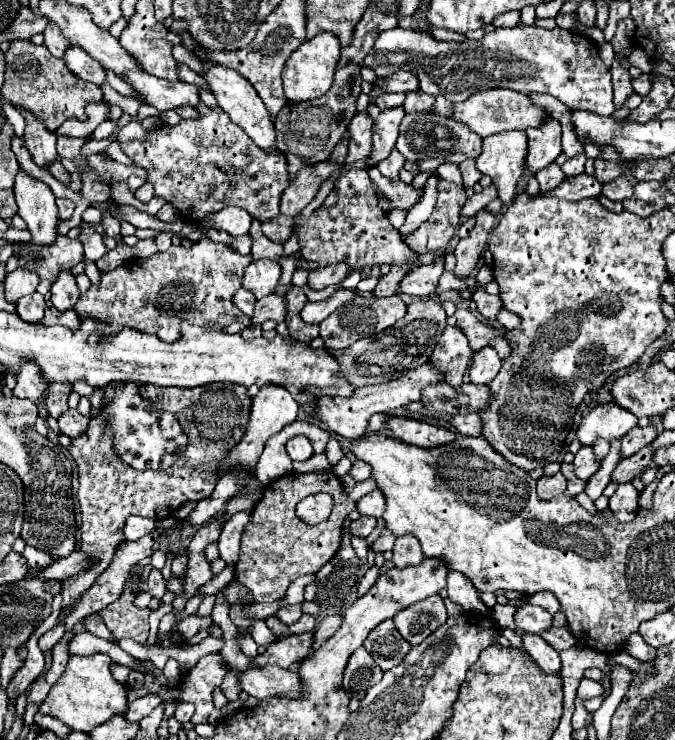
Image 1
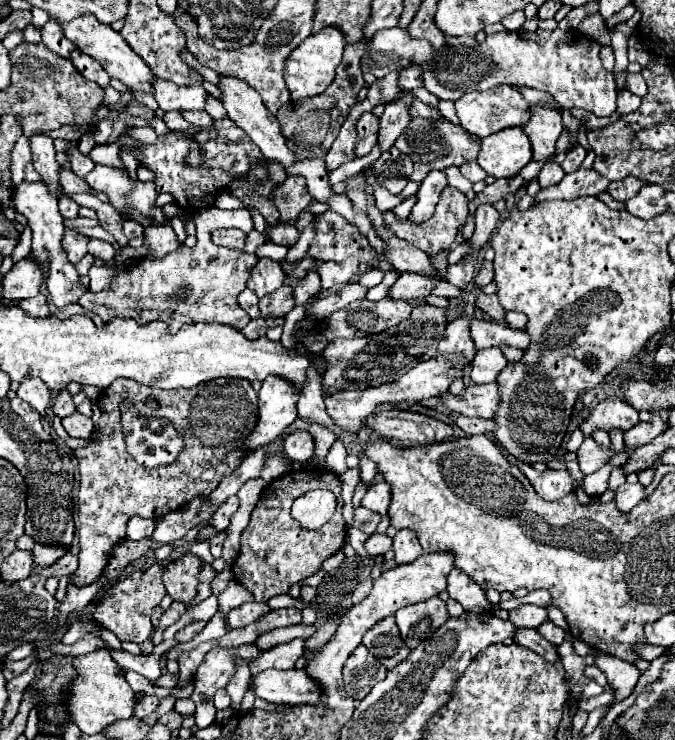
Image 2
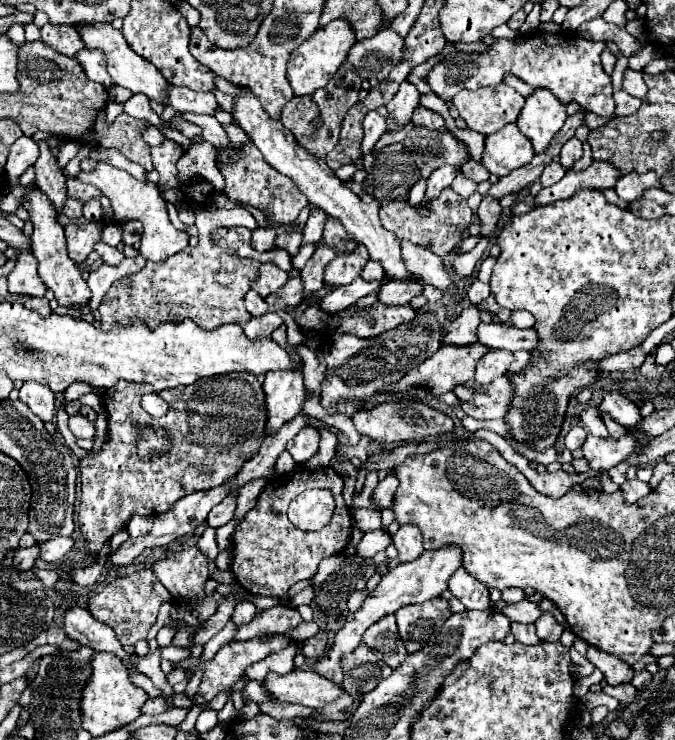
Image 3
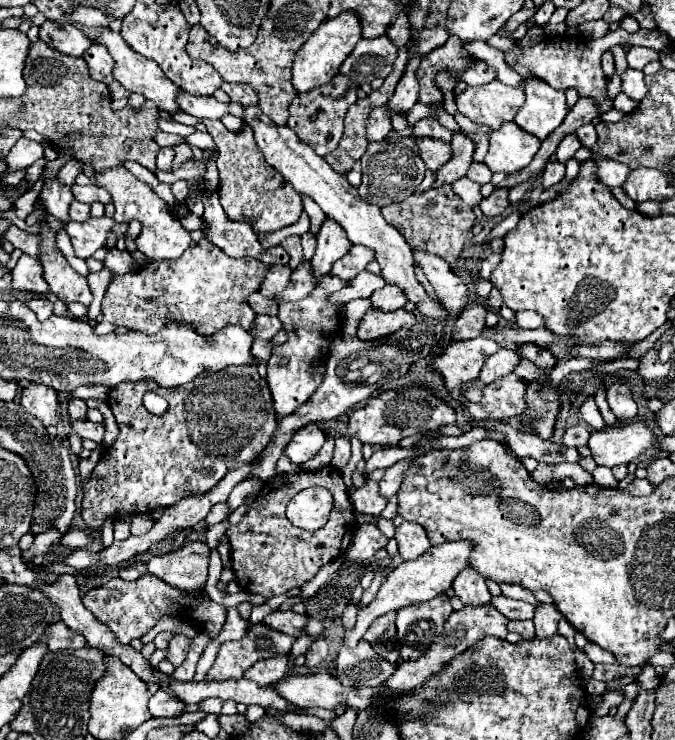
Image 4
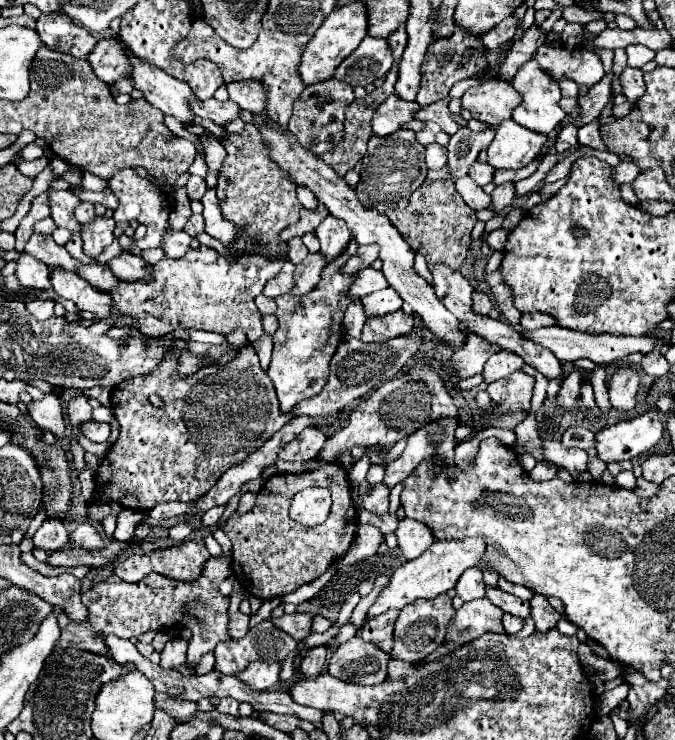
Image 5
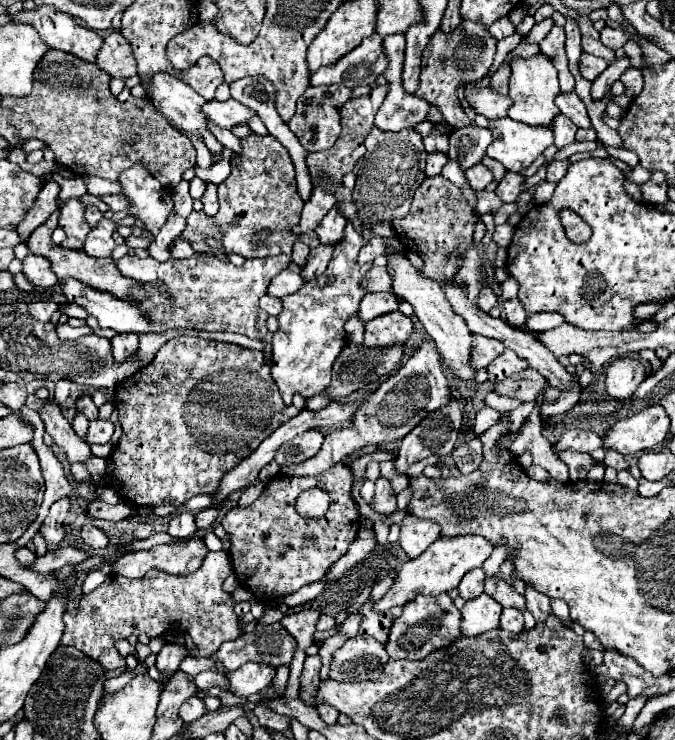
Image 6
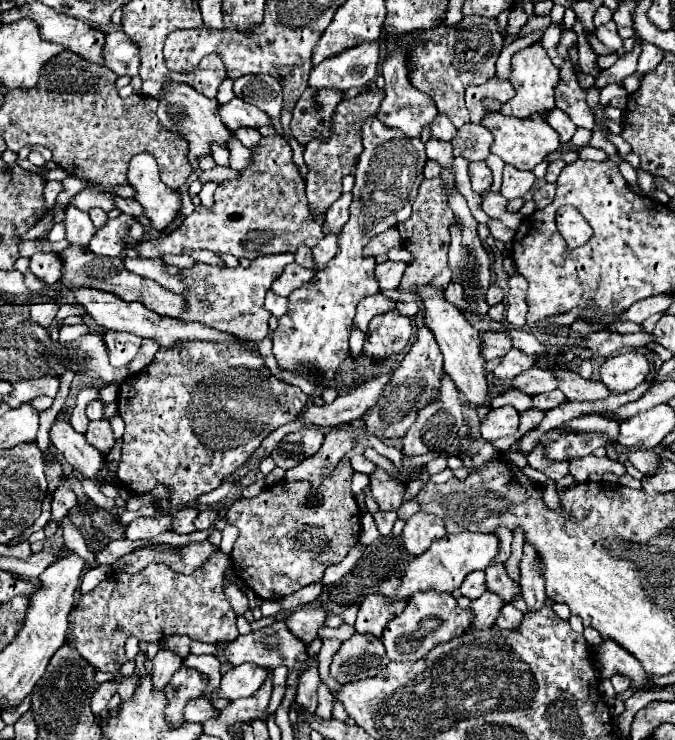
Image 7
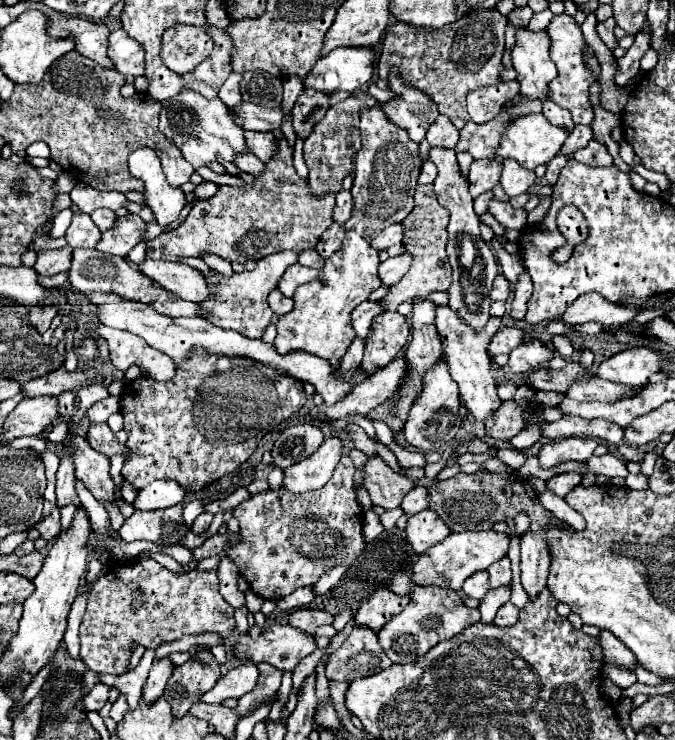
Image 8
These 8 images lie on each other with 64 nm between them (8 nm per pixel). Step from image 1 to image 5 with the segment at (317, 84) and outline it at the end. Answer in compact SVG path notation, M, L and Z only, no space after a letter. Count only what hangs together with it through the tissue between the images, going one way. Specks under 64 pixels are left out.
M352 2L348 6L338 6L336 12L332 12L332 16L328 16L328 20L324 20L324 24L320 26L320 32L316 32L316 36L312 36L312 40L308 42L308 48L304 50L304 56L300 62L302 80L306 84L328 80L332 76L332 72L336 70L336 66L352 50L358 48L358 44L362 42L362 38L366 34L368 34L368 10L366 10L364 2Z

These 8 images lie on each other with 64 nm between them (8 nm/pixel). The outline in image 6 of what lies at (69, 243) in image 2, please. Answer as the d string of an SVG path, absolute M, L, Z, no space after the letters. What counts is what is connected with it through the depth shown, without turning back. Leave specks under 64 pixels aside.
M102 218L100 224L96 224L92 228L92 232L88 234L88 240L84 242L84 250L90 256L96 256L96 258L112 256L112 250L116 248L116 242L114 242L114 232L116 230L118 230L116 222Z

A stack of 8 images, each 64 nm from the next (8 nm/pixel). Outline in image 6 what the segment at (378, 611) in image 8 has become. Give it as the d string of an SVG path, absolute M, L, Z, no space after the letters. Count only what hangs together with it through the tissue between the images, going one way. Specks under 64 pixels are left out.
M366 600L360 608L360 616L362 616L360 636L364 636L364 638L372 636L372 638L376 638L378 642L384 644L388 640L388 632L390 632L394 618L398 618L400 614L402 614L400 606L390 608L386 612L378 612L378 610L374 610L374 602Z

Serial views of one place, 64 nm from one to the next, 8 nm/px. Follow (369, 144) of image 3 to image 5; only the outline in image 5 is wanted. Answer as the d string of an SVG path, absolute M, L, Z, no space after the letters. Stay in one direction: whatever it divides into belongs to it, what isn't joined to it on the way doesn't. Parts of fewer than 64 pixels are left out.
M392 94L376 110L376 114L372 118L372 130L376 136L394 134L396 130L402 128L402 124L412 122L414 114L418 110L420 110L418 102L408 102L408 100L402 100L400 96Z

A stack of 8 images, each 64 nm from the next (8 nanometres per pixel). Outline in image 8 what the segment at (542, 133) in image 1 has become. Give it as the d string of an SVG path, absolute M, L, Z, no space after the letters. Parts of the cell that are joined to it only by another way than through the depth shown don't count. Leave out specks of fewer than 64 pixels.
M526 28L516 30L516 44L512 48L512 62L518 72L520 94L534 100L544 100L548 82L556 78L556 64L548 56L550 36L546 30L530 32Z

